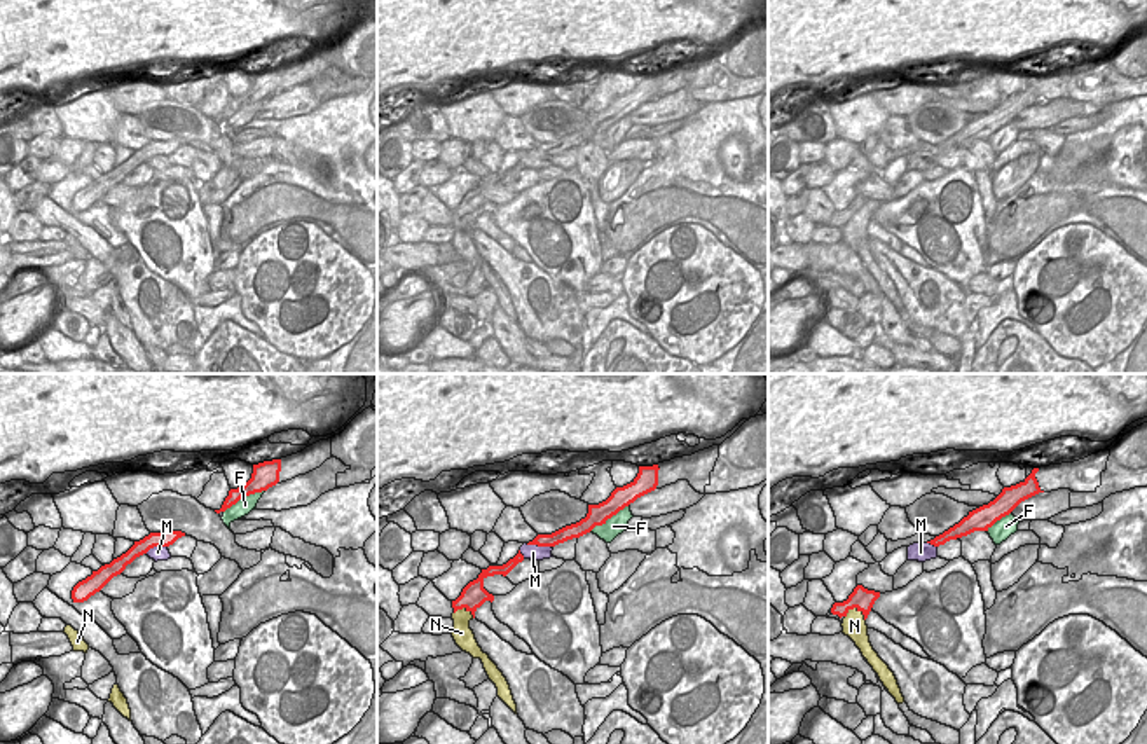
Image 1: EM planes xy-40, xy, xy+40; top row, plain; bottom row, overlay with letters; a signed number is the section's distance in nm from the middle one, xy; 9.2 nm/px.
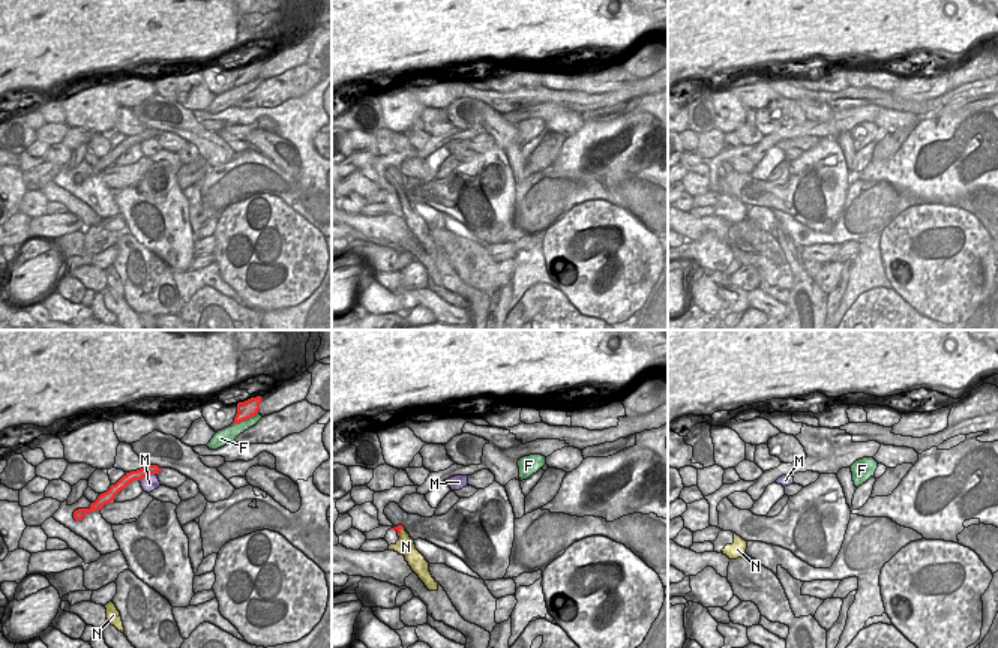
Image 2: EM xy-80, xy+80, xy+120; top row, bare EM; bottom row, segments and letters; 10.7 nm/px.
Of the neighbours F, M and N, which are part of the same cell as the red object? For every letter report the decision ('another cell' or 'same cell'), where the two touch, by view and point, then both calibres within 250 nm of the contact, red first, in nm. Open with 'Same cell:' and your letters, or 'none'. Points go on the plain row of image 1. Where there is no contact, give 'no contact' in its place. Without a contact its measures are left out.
Same cell: none
F: another cell; contact xy-40 (243, 105); calibres 220 and 160 nm
M: another cell; contact xy (538, 154); calibres 130 and 140 nm
N: another cell; contact xy+40 (858, 219); calibres 200 and 220 nm

